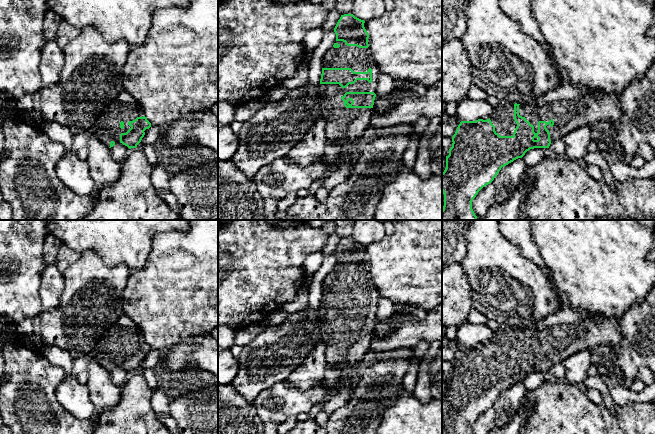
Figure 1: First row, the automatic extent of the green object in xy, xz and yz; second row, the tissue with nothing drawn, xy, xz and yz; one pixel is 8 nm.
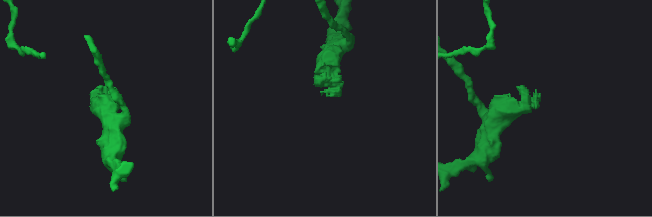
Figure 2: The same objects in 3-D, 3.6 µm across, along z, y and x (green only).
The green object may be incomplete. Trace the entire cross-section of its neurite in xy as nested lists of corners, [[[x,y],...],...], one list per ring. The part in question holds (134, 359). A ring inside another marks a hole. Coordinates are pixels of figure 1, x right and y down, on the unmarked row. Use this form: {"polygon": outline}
{"polygon": [[[123,313],[96,345],[92,356],[109,372],[122,367],[131,373],[137,371],[150,351],[138,326]]]}

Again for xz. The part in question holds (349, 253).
{"polygon": [[[353,238],[341,239],[334,256],[336,265],[323,280],[323,292],[317,315],[320,320],[322,343],[325,346],[327,366],[337,369],[344,376],[336,392],[326,401],[323,411],[331,415],[342,408],[350,399],[356,375],[355,371],[369,352],[373,339],[379,293],[369,272],[369,258],[364,244]]]}

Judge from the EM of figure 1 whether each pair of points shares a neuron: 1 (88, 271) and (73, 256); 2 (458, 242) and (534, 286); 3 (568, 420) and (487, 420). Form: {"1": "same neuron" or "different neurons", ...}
{"1": "different neurons", "2": "different neurons", "3": "different neurons"}

